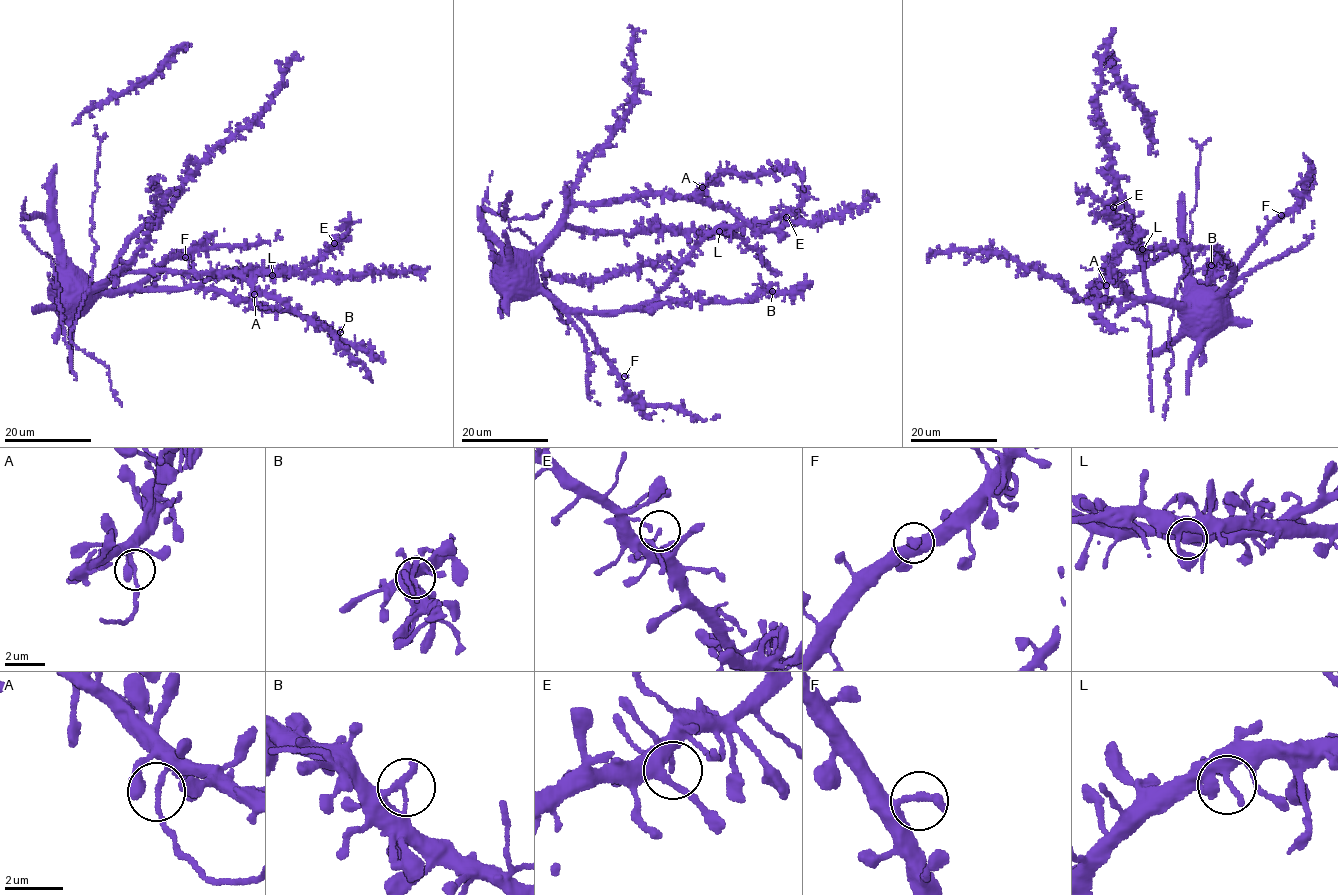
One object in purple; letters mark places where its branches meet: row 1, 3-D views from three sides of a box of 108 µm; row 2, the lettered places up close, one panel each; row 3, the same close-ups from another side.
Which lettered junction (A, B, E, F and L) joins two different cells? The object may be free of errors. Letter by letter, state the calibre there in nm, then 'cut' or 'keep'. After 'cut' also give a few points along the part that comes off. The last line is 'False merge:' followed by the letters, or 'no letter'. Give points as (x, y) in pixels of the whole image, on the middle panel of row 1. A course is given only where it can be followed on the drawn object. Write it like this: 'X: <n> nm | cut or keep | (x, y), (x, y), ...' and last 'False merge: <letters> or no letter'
A: 150 nm | cut | (702, 186), (713, 177), (720, 162)
B: 200 nm | keep
E: 200 nm | keep
F: 360 nm | keep
L: 360 nm | keep
False merge: A

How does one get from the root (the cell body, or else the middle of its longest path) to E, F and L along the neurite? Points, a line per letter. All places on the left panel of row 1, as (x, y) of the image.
E: (66, 282), (87, 277), (113, 293), (184, 289), (246, 268), (295, 272), (324, 257), (334, 243)
F: (66, 282), (87, 277), (99, 291), (113, 293), (147, 279), (171, 259), (185, 257)
L: (66, 282), (87, 277), (99, 291), (113, 293), (199, 286), (221, 273), (246, 268), (272, 275)

